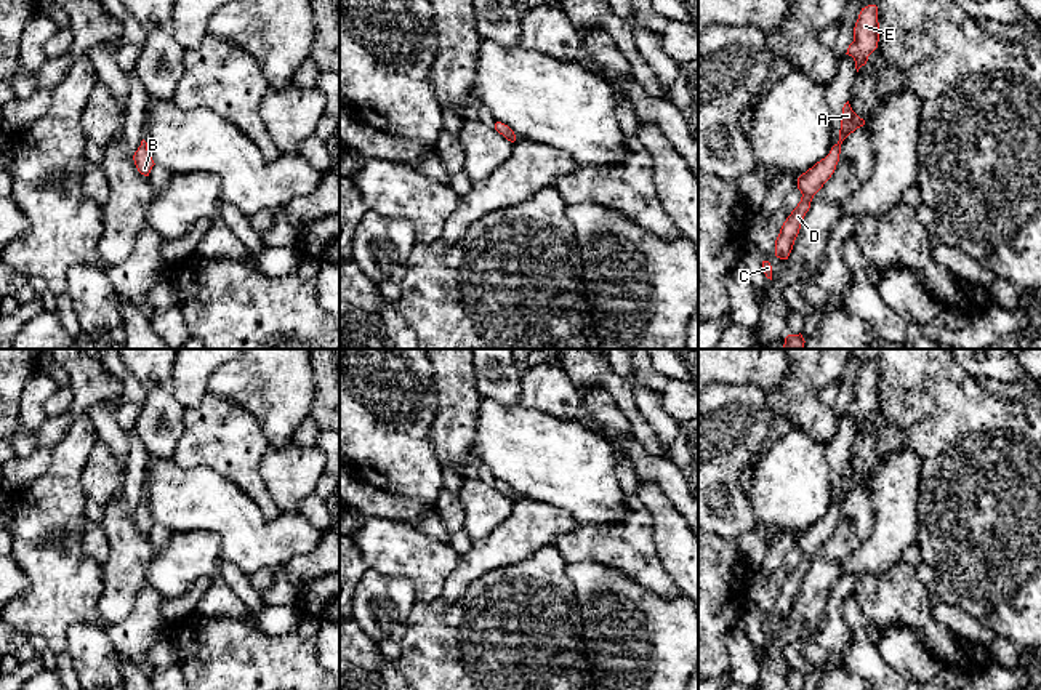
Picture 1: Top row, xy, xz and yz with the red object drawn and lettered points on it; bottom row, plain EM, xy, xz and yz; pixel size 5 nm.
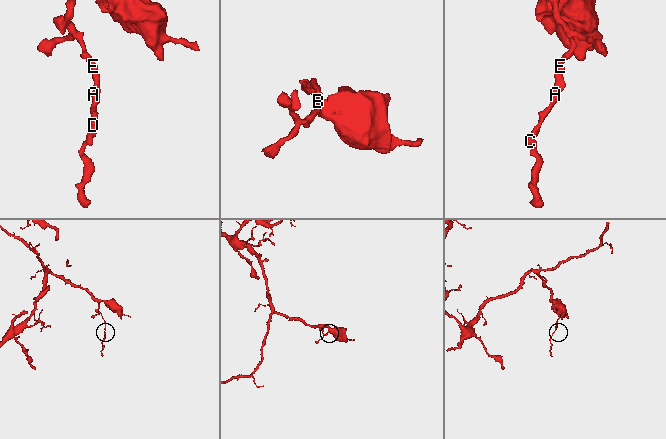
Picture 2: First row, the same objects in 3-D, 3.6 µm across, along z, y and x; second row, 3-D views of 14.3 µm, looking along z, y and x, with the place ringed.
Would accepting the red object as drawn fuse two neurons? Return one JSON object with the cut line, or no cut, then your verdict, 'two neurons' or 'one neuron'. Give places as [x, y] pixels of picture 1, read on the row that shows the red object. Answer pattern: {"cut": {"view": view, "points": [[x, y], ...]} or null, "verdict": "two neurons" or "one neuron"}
{"cut": null, "verdict": "one neuron"}

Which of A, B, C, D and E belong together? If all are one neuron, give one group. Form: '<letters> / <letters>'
A B C D E

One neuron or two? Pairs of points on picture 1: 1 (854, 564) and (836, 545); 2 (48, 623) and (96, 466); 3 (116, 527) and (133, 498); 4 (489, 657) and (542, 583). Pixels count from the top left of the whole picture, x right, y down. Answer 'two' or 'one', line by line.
1: two
2: two
3: two
4: one

